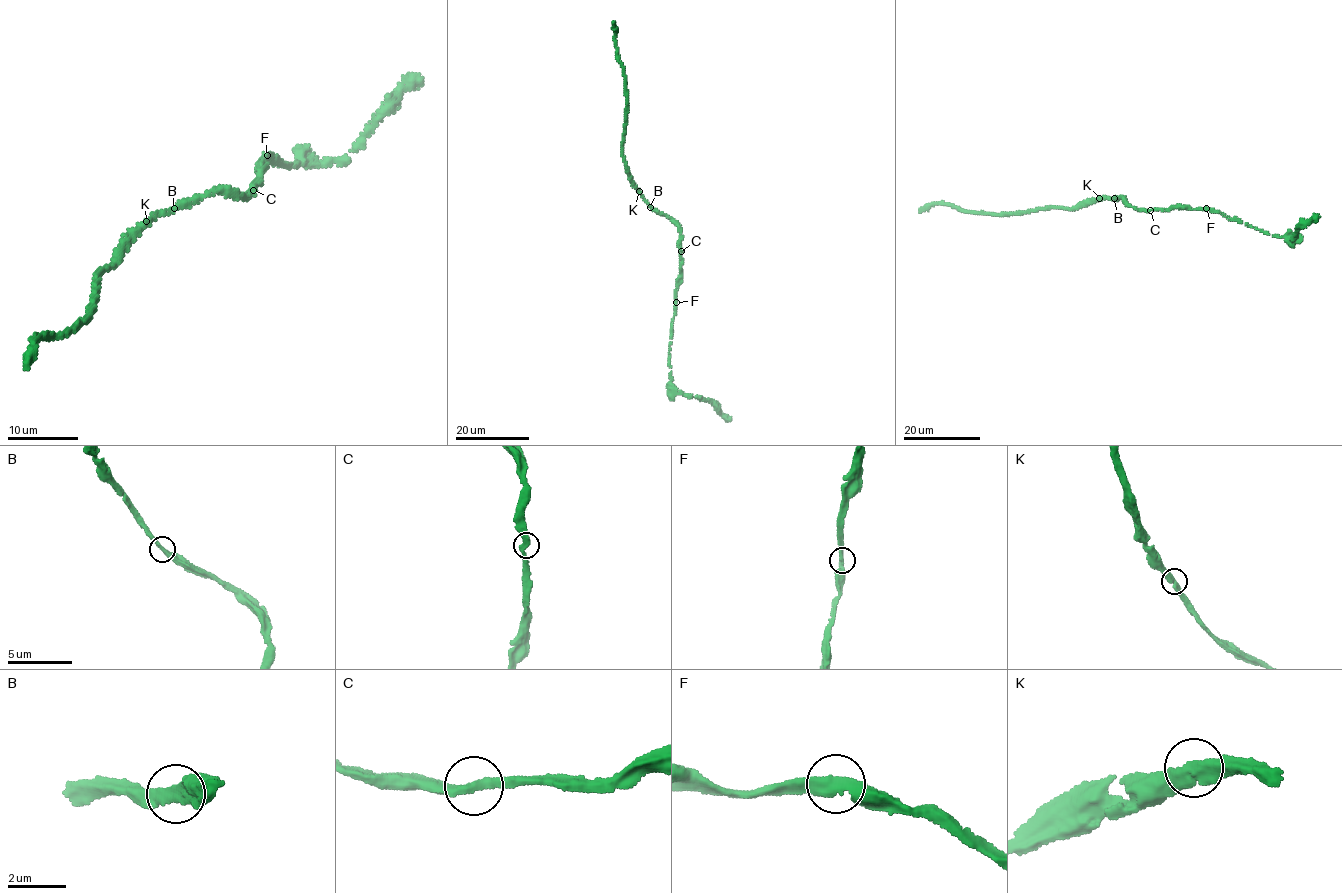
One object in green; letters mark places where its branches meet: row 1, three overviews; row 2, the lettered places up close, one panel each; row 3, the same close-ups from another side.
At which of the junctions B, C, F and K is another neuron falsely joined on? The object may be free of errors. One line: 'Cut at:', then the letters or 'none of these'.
Cut at: none of these

